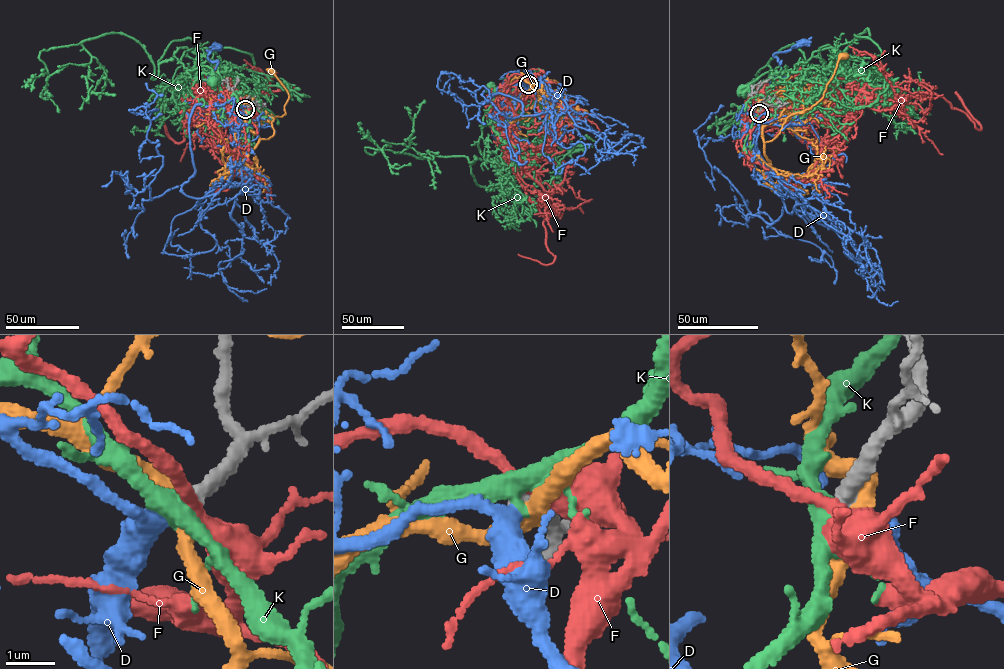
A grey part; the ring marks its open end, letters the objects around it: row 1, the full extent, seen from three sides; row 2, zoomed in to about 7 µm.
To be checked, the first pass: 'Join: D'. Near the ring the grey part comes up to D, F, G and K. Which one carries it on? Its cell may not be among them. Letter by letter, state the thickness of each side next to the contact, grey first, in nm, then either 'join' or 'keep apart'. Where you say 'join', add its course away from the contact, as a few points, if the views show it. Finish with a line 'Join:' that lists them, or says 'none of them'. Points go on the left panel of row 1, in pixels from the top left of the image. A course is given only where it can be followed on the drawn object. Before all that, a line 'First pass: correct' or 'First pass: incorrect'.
First pass: correct
D: 320/280 nm | join | via (245, 109), (213, 101), (207, 84), (217, 63), (209, 60), (207, 51), (216, 46)
F: 340/360 nm | keep apart
G: 360/380 nm | keep apart
K: 320/400 nm | keep apart
Join: D

